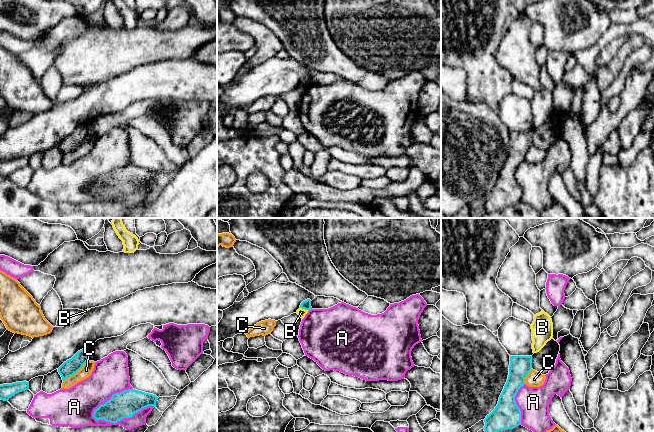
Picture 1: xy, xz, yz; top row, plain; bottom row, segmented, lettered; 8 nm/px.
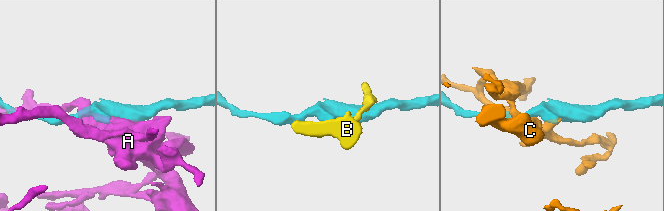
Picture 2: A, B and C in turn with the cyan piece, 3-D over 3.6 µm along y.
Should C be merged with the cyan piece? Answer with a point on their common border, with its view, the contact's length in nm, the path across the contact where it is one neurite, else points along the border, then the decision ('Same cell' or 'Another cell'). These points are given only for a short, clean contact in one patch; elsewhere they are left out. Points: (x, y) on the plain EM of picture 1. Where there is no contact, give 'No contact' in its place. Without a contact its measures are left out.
Touches cyan at xy (75, 148). Shared border 260 nm. Boundary: xy (88, 136), (63, 157). Another cell

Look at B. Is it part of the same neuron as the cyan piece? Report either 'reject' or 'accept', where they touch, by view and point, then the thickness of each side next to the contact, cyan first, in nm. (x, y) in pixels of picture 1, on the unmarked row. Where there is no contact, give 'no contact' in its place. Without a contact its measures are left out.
reject; contact xz (304, 84); calibres 70 and 70 nm

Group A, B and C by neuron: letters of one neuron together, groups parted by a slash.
A / B / C

